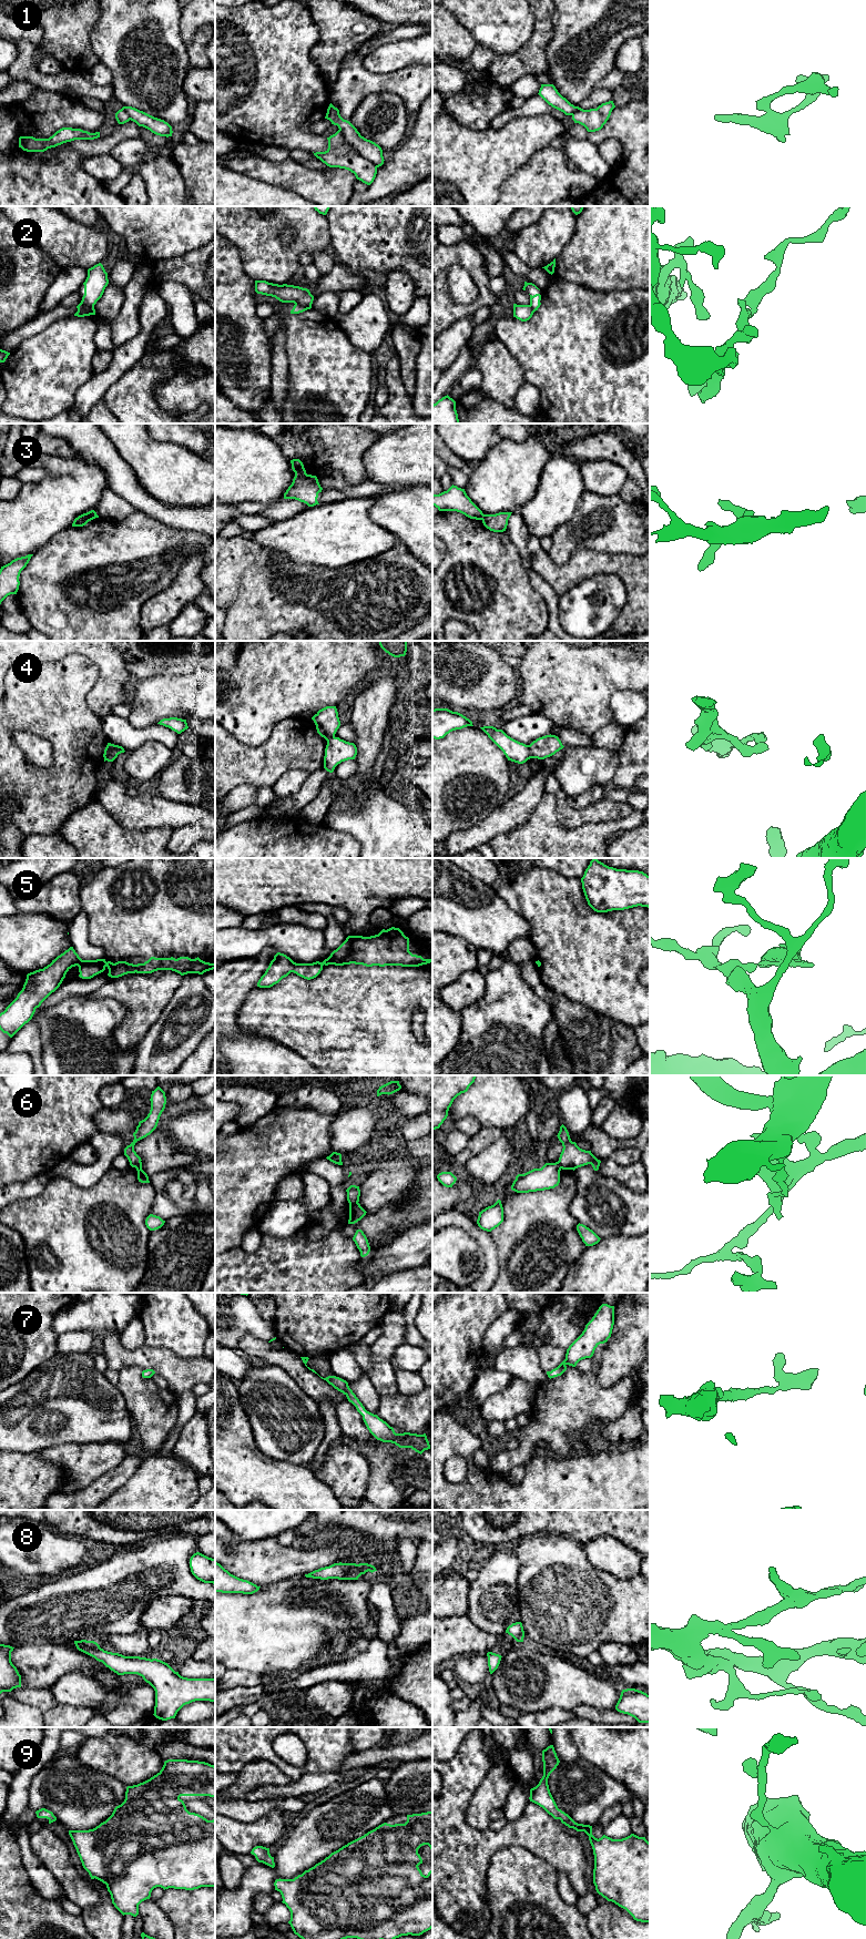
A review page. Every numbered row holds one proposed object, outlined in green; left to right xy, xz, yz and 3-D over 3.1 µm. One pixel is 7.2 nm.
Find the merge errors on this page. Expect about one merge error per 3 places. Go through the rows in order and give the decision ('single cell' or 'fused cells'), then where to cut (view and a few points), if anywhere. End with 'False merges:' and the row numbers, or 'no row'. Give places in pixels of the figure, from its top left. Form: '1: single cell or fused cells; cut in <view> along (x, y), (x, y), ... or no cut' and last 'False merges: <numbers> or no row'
1: fused cells; cut in xz along (339, 129), (344, 138), (360, 154), (377, 166)
2: fused cells; cut in xy along (93, 306), (78, 309)
3: fused cells; cut in xz along (305, 472), (295, 475)
4: fused cells; cut in yz along (528, 745), (532, 757)
5: fused cells; cut in xy along (105, 962), (107, 966)
6: fused cells; cut in xz along (349, 1202), (357, 1203)
7: single cell; no cut
8: single cell; no cut
9: single cell; no cut
False merges: 1, 2, 3, 4, 5, 6

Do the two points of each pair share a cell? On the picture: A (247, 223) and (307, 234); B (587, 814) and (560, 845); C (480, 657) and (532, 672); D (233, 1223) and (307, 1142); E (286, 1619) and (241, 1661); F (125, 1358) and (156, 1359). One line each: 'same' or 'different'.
A: same
B: different
C: different
D: same
E: same
F: same

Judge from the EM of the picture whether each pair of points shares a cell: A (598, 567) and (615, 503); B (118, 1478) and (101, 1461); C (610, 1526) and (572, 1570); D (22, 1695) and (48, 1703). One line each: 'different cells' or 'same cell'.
A: different cells
B: different cells
C: different cells
D: same cell

